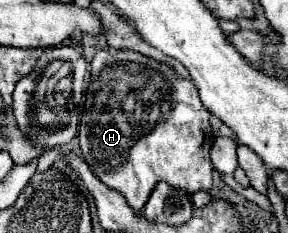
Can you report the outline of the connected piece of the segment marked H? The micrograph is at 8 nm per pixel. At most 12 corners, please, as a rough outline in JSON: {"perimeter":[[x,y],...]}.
{"perimeter":[[116,47],[92,59],[78,139],[142,211],[158,181],[212,187],[190,79]]}

